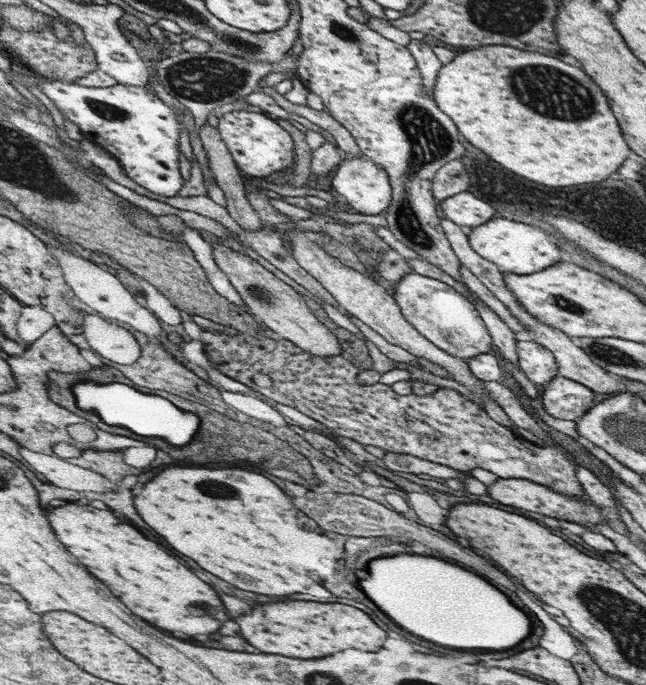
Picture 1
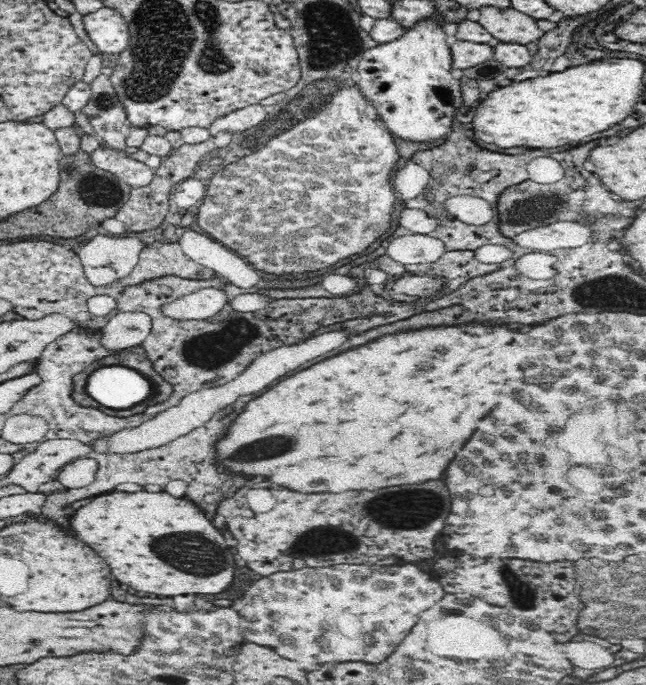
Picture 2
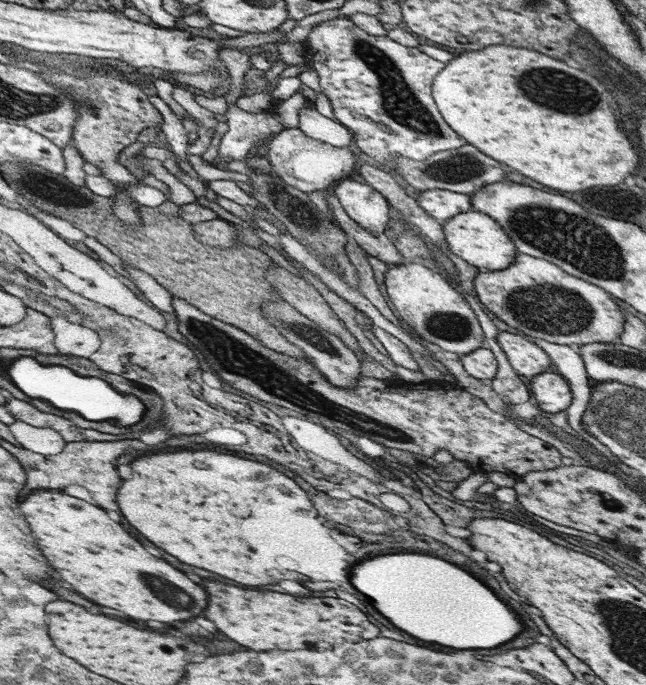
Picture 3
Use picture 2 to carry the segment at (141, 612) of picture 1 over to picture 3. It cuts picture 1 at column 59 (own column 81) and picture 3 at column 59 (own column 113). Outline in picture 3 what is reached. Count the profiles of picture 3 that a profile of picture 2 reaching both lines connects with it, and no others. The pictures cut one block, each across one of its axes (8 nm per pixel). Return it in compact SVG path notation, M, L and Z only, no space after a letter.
M52 492L32 494L22 502L22 512L30 520L32 532L38 536L44 556L54 564L58 574L72 584L72 590L94 602L98 594L110 594L130 618L180 622L200 616L208 606L206 590L194 584L186 574L146 552L118 522L104 510L80 498Z

